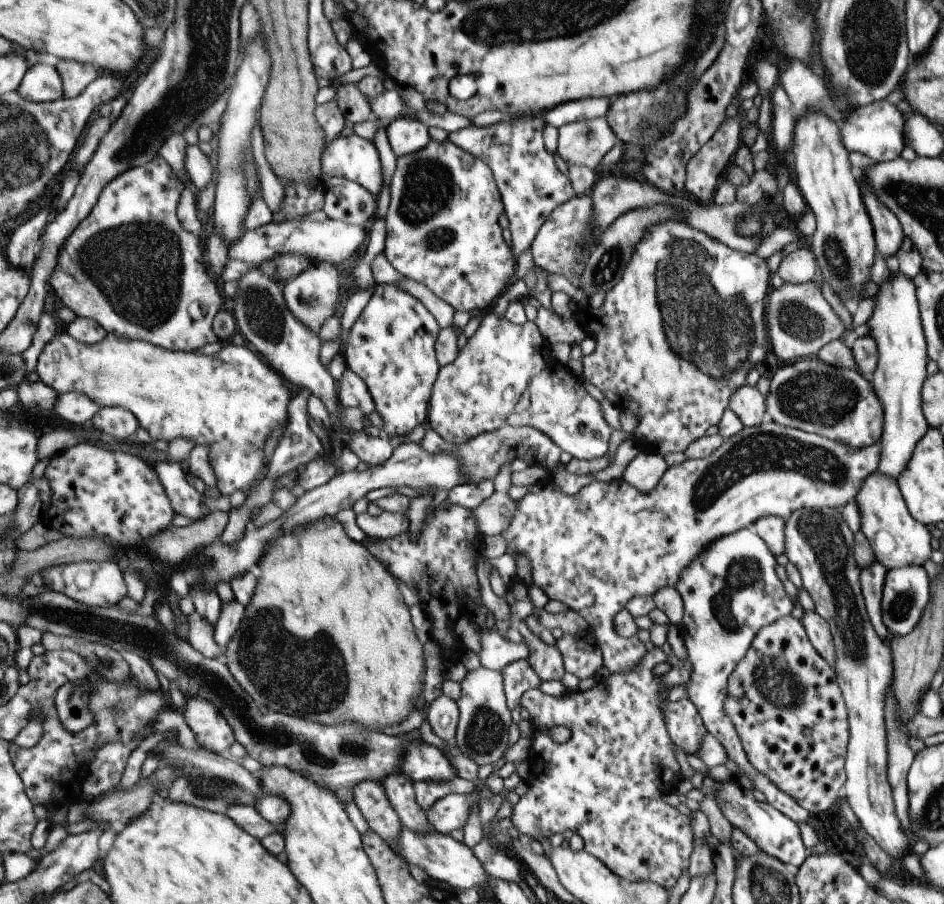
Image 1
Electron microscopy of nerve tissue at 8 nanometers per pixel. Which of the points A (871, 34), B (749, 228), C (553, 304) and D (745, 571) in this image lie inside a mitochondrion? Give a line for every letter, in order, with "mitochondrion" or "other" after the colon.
A: mitochondrion
B: mitochondrion
C: other
D: mitochondrion

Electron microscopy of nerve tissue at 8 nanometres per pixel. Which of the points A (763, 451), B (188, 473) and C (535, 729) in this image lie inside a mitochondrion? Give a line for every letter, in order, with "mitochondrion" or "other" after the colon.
A: mitochondrion
B: other
C: other

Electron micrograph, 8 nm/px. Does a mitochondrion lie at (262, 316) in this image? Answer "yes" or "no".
yes

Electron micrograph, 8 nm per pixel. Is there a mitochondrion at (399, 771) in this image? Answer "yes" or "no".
no

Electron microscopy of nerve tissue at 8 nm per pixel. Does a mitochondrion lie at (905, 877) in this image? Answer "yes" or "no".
no

